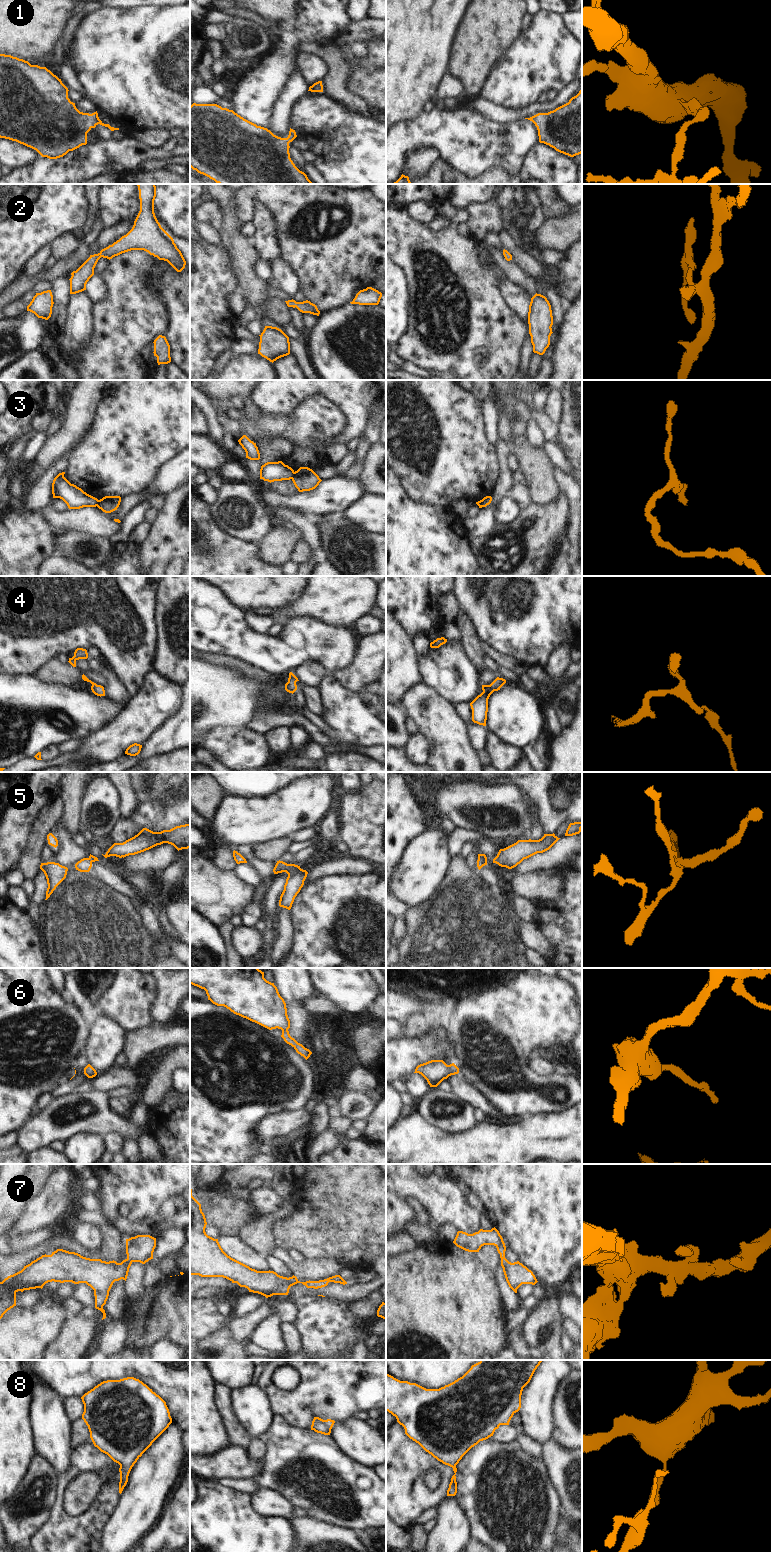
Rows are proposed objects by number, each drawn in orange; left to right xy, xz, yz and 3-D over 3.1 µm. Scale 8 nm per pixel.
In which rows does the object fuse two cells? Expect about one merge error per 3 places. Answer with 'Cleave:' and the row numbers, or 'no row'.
Cleave: 3

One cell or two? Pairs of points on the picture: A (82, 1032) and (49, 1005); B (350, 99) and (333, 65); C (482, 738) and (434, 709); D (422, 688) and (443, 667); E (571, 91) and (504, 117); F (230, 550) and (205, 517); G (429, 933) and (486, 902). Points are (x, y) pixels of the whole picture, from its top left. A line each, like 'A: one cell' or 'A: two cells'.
A: one cell
B: one cell
C: two cells
D: two cells
E: one cell
F: one cell
G: one cell

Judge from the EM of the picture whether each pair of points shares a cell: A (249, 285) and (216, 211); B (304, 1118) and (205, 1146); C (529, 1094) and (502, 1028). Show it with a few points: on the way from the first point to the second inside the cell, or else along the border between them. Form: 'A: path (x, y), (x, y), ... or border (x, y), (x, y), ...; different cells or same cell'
A: border (216, 201), (221, 205), (224, 215), (219, 231); different cells
B: border (273, 1113), (258, 1126), (258, 1138), (262, 1142); different cells
C: path (498, 1092), (462, 1066), (463, 1047), (471, 1045); same cell

